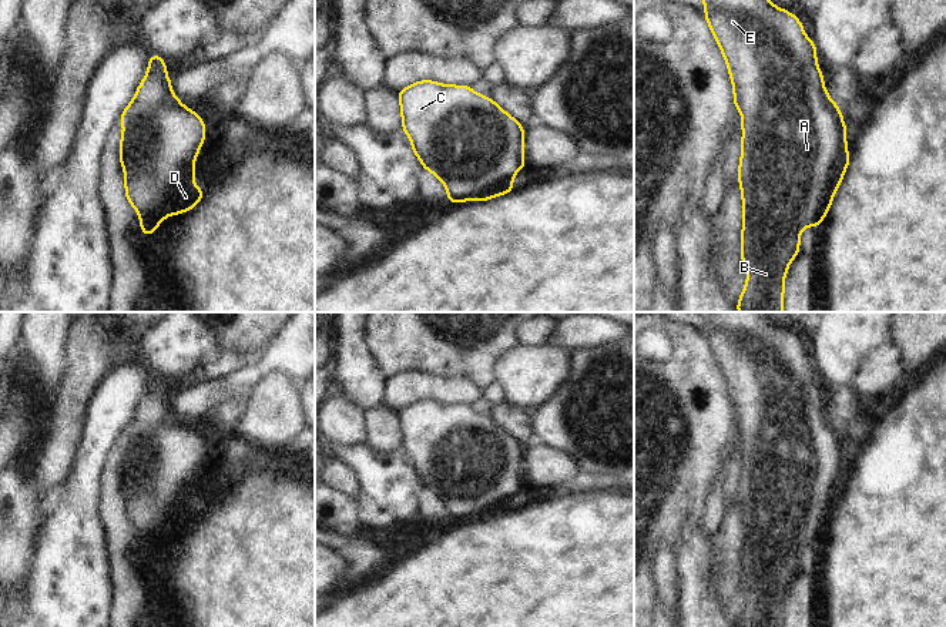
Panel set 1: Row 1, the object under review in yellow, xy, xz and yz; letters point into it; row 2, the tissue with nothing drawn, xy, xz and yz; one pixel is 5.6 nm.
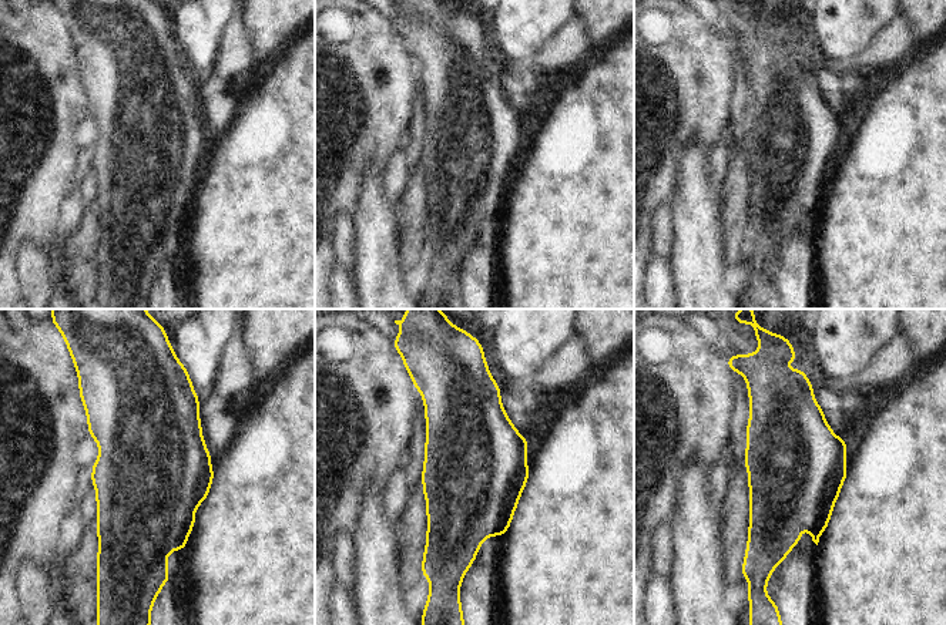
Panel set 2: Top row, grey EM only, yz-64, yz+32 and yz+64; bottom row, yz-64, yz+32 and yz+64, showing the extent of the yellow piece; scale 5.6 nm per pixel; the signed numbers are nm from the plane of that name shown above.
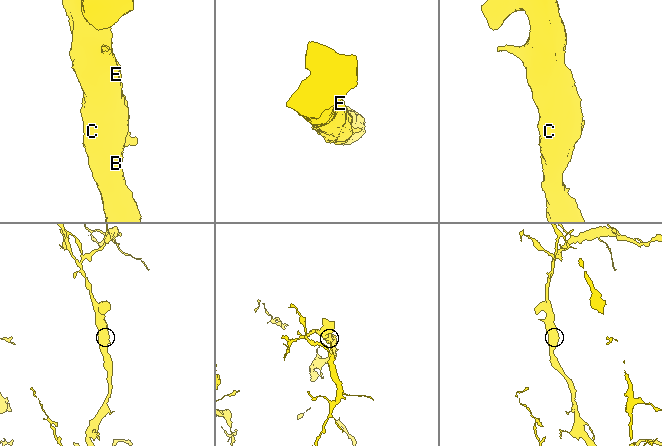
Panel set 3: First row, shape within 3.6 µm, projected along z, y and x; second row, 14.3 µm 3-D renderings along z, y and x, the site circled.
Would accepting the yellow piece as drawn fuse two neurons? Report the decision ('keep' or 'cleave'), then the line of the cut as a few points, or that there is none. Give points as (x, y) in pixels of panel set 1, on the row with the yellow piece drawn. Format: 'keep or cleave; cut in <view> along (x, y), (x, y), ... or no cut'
keep; no cut

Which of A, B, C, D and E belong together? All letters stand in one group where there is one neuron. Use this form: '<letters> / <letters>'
A B C D E

